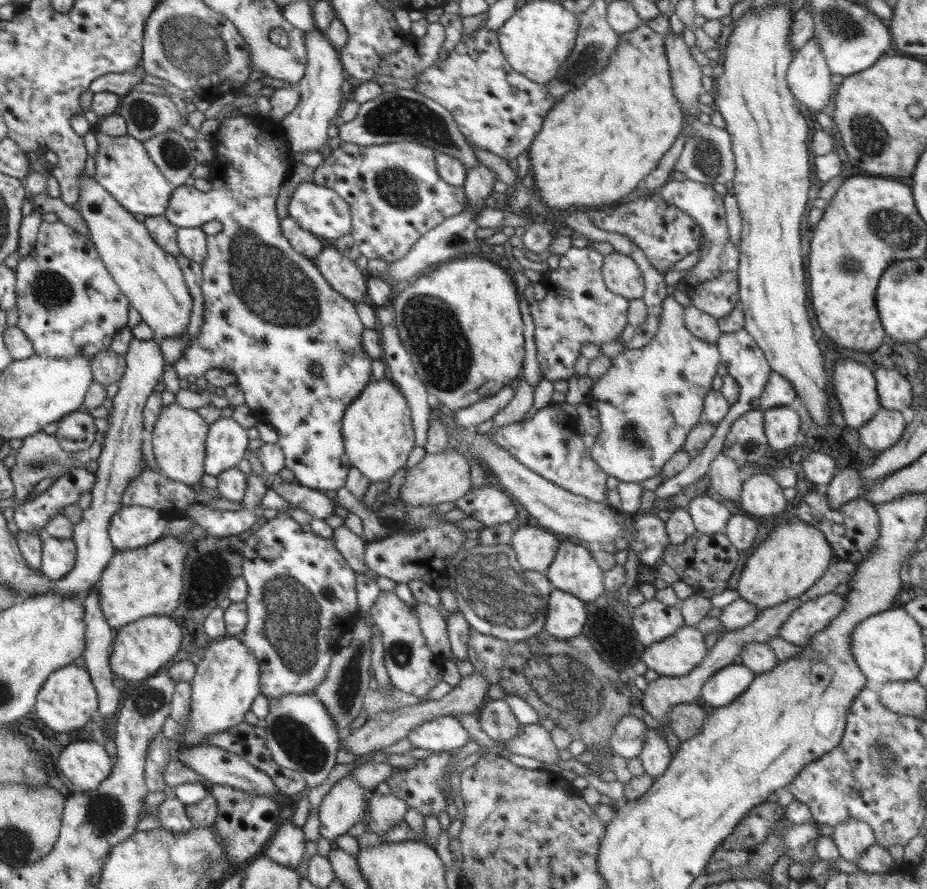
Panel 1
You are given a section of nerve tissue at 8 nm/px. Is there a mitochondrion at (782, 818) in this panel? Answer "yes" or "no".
no

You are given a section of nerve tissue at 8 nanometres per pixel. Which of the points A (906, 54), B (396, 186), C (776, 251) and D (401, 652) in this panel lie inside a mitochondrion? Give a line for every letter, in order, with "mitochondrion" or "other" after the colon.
A: other
B: mitochondrion
C: other
D: mitochondrion

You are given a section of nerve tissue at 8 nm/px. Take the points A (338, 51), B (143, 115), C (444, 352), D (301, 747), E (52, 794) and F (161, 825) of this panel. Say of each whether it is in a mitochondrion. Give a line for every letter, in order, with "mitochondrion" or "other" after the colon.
A: other
B: mitochondrion
C: mitochondrion
D: mitochondrion
E: other
F: other

